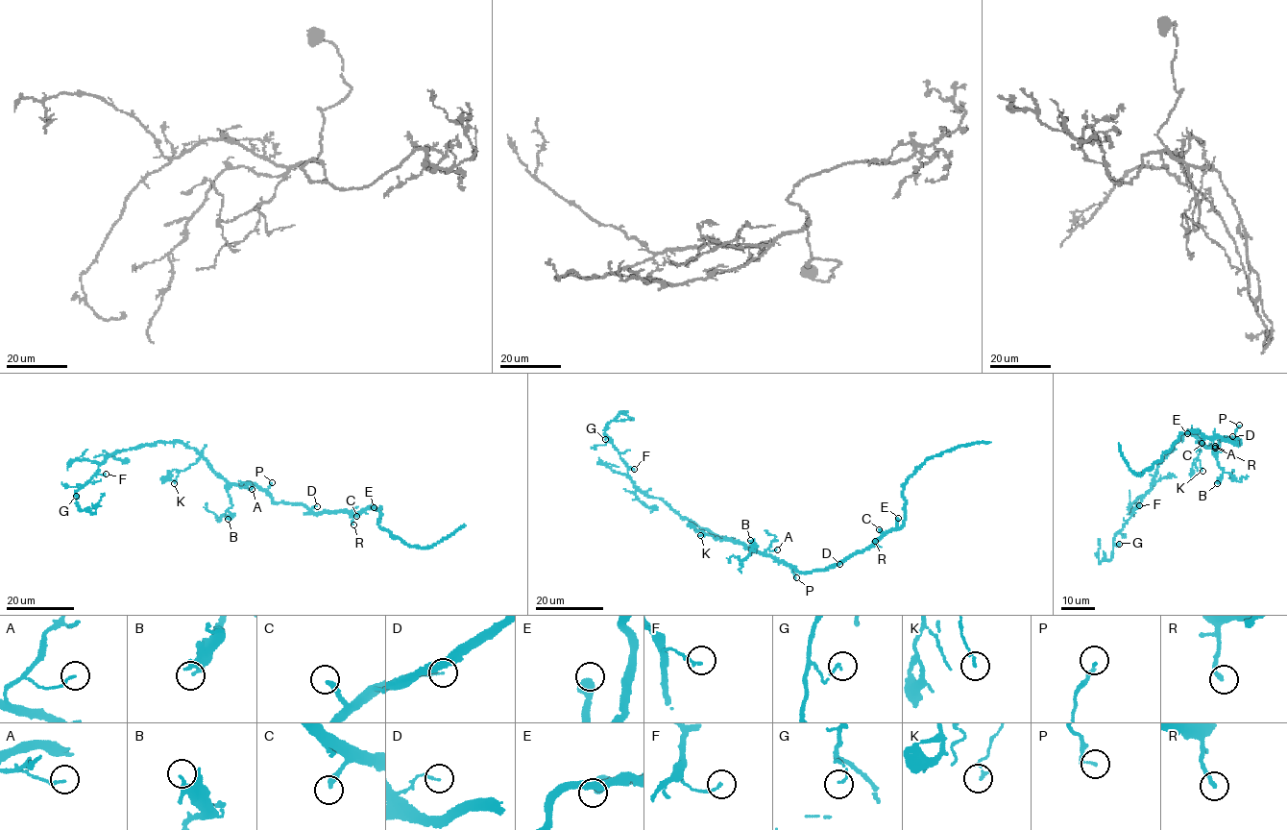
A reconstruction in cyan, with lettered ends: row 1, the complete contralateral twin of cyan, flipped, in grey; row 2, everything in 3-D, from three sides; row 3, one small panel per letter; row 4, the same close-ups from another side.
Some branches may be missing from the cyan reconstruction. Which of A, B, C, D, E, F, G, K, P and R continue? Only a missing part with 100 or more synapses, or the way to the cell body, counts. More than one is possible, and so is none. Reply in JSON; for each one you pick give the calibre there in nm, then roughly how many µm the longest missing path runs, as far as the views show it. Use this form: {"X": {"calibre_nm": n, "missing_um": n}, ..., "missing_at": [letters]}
{"E": {"calibre_nm": 550, "missing_um": 60}, "missing_at": ["E"]}

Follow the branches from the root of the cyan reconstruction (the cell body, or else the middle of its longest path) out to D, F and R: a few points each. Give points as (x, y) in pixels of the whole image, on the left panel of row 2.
D: (252, 484), (263, 488), (275, 502), (303, 503), (310, 509), (317, 506)
F: (252, 484), (228, 483), (193, 448), (178, 442), (160, 442), (117, 451), (99, 465), (98, 474), (106, 474)
R: (252, 484), (263, 488), (275, 502), (302, 503), (316, 513), (347, 512), (352, 515), (353, 524)

